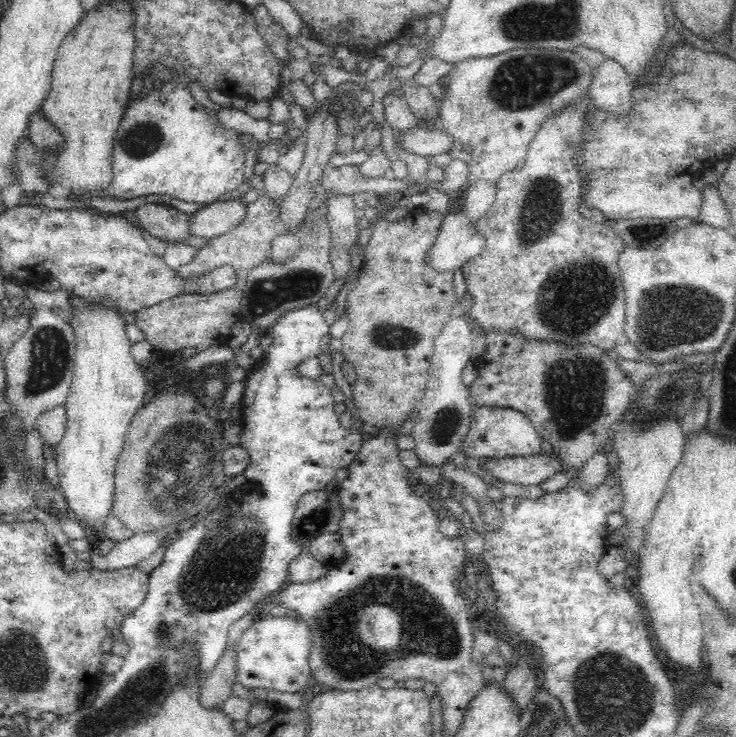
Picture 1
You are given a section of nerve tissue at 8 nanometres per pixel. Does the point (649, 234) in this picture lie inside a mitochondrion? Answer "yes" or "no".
yes

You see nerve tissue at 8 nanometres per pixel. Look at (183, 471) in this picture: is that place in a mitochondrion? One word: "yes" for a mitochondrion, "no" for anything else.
yes

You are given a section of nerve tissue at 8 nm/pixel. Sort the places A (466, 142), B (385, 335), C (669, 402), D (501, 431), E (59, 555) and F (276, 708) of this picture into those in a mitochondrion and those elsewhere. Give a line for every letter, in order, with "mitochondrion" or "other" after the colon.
A: other
B: mitochondrion
C: mitochondrion
D: other
E: other
F: other

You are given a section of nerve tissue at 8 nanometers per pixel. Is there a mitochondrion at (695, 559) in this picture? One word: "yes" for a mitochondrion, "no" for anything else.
no

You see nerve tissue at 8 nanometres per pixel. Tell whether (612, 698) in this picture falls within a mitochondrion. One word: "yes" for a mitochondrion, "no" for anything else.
yes

